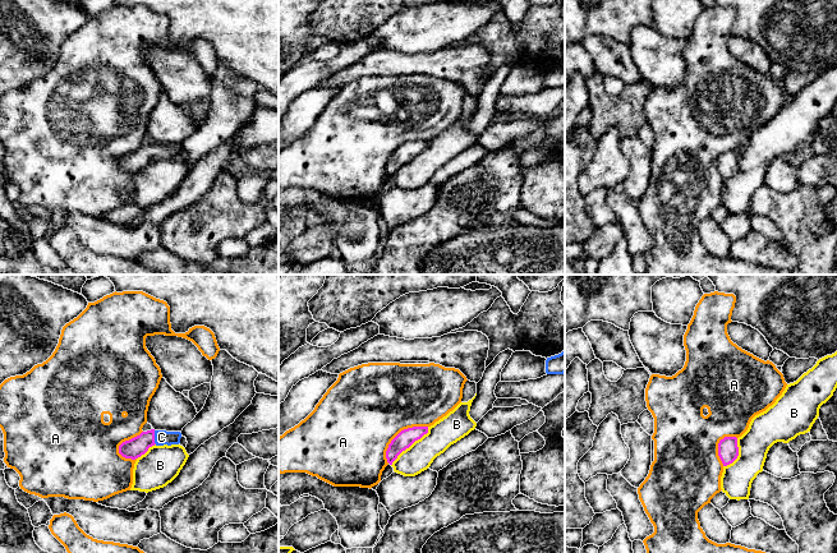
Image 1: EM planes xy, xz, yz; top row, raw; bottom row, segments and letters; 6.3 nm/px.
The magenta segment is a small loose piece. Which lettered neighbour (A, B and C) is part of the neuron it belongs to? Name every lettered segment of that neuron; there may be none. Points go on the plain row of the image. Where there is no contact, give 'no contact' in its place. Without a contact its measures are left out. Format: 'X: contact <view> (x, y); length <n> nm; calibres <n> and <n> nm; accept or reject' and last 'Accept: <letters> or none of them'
A: contact xz (399, 147); length 340 nm; calibres 110 and 500 nm; reject
B: contact xz (410, 159); length 340 nm; calibres 110 and 180 nm; reject
C: contact xy (153, 151); length 90 nm; calibres 130 and 100 nm; accept
Accept: C

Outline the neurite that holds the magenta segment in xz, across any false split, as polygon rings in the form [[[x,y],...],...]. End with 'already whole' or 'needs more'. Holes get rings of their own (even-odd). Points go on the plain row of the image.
[[[413,140],[401,144],[388,158],[386,165],[386,172],[390,179],[397,172],[397,170],[409,162],[415,155],[420,153],[428,147],[428,140]]]; already whole

